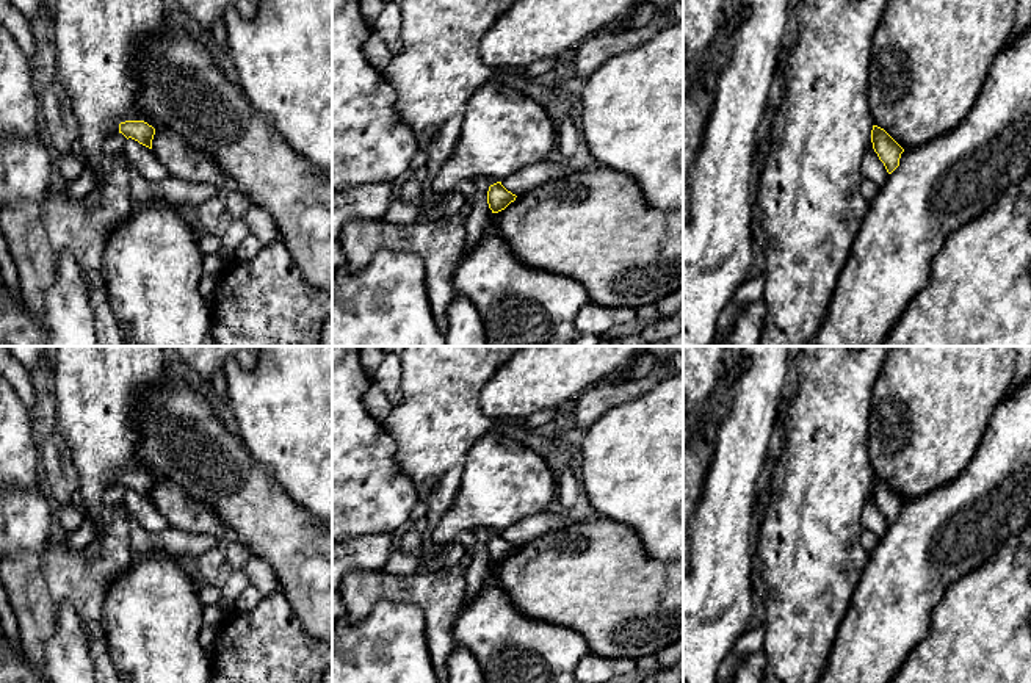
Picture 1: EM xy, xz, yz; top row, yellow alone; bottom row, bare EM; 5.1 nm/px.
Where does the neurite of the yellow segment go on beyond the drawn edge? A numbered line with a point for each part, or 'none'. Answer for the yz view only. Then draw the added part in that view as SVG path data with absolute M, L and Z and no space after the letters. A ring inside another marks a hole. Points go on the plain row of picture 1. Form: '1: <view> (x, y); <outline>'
none

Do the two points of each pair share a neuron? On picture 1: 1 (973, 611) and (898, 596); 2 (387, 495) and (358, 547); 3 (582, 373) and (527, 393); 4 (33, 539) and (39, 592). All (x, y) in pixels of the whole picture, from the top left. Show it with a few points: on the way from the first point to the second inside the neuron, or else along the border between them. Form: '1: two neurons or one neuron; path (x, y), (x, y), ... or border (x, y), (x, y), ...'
1: two neurons; border (962, 577), (933, 610), (923, 638)
2: two neurons; border (392, 531), (361, 533), (348, 538)
3: one neuron; path (567, 373), (547, 373), (541, 379)
4: two neurons; border (50, 538), (38, 552), (16, 552)

